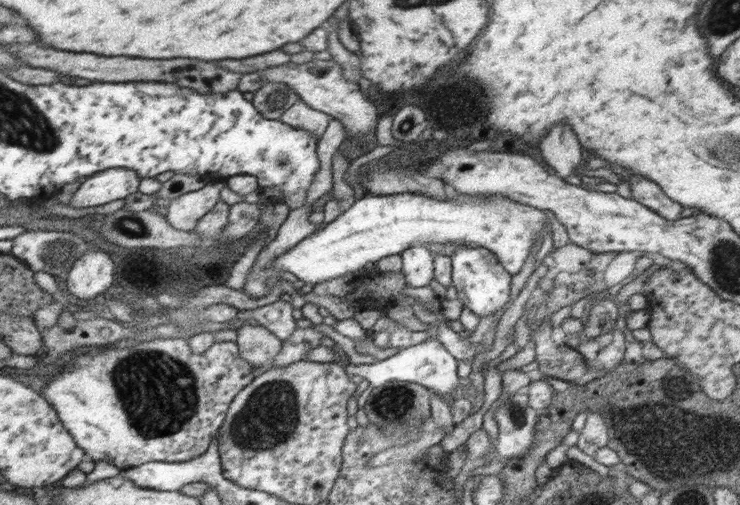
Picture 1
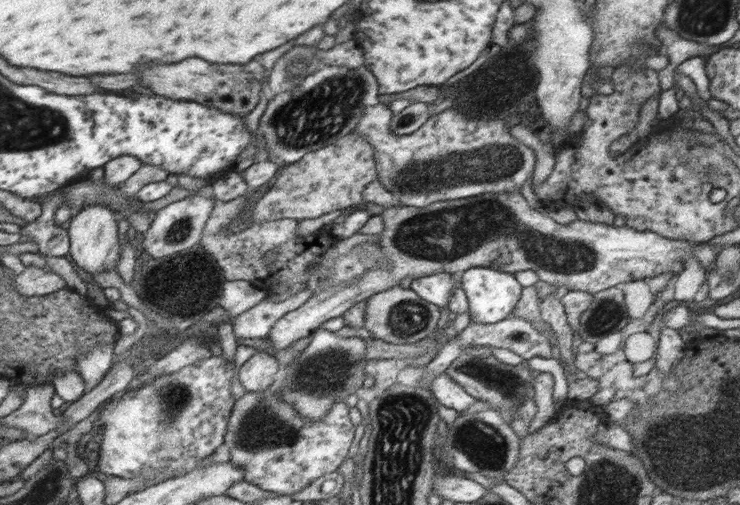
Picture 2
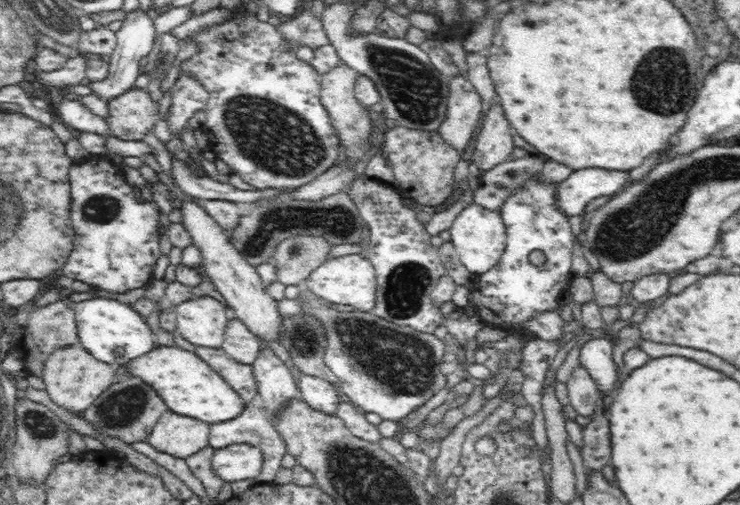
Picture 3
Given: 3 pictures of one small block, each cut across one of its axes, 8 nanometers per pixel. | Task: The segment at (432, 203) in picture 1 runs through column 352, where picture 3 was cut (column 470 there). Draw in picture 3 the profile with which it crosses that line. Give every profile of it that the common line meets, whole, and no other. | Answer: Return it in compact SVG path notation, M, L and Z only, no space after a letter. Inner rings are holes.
M472 202L458 212L449 231L450 242L458 252L459 260L462 261L463 267L474 275L483 275L490 271L500 263L501 257L506 251L506 226L503 224L498 210L490 210Z

